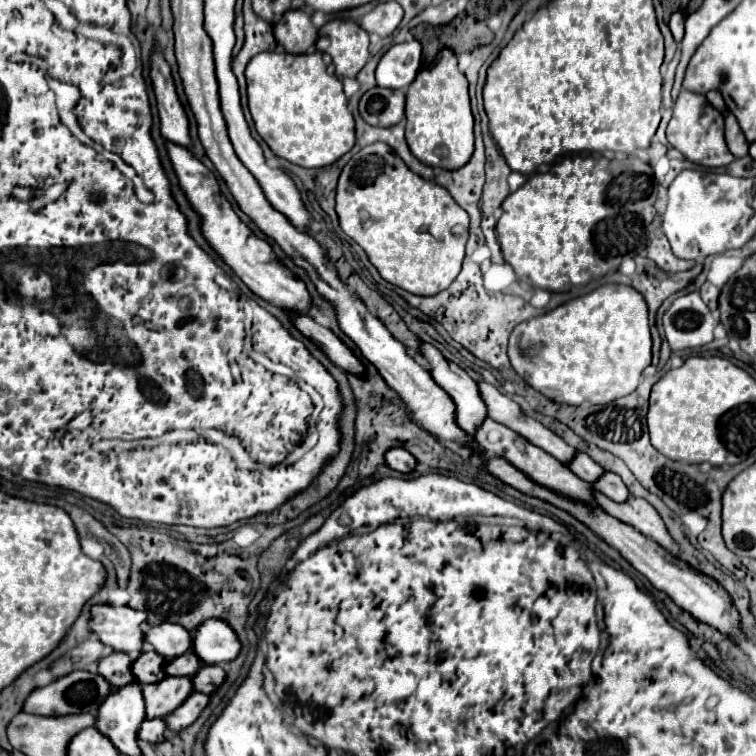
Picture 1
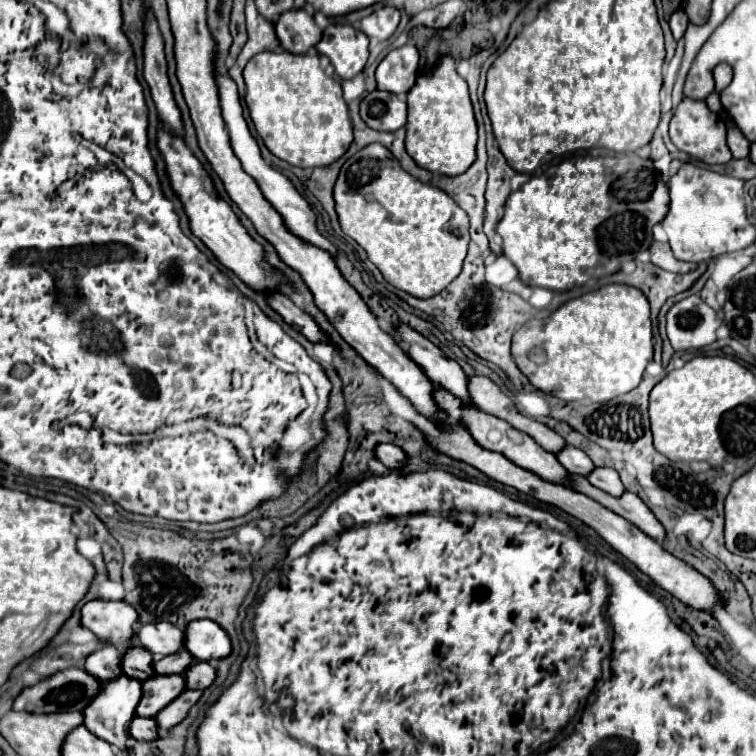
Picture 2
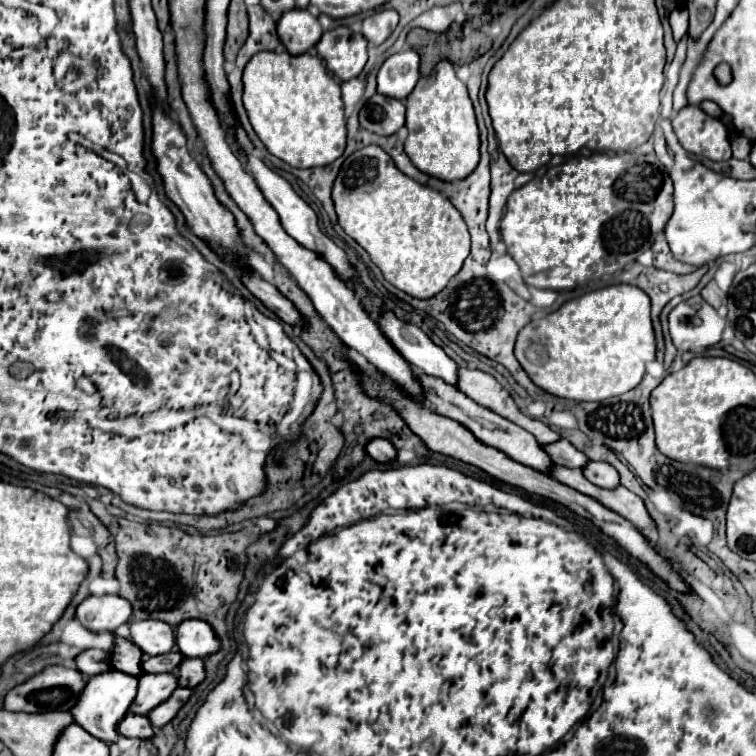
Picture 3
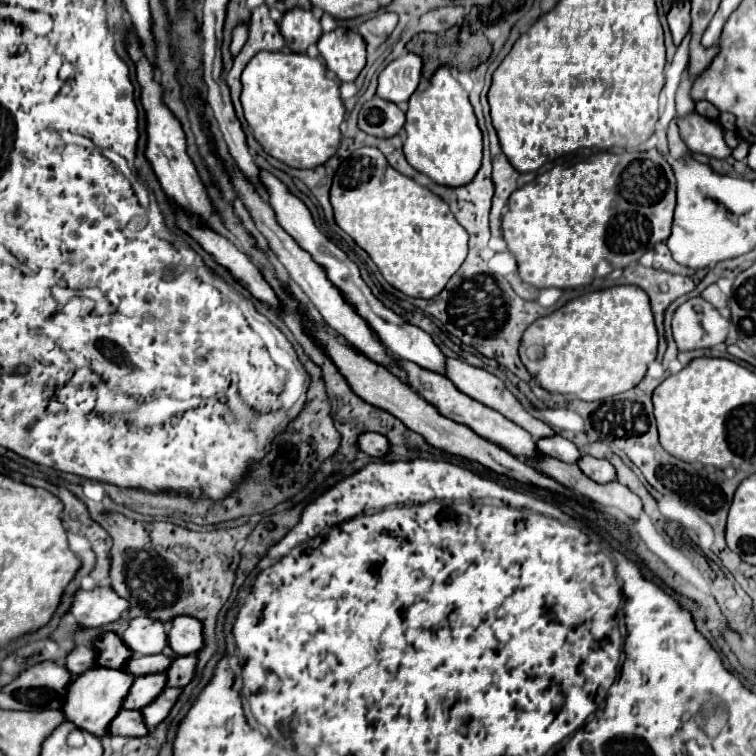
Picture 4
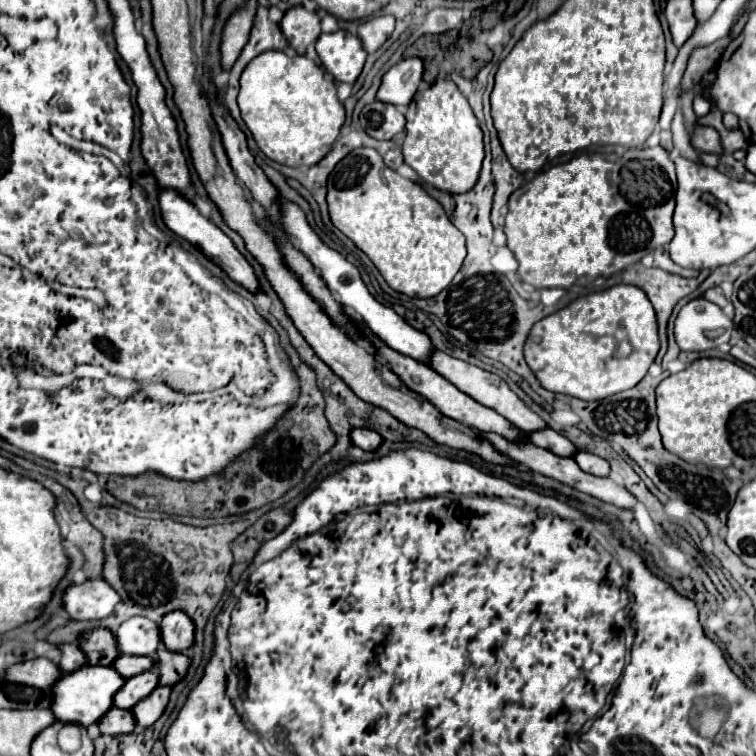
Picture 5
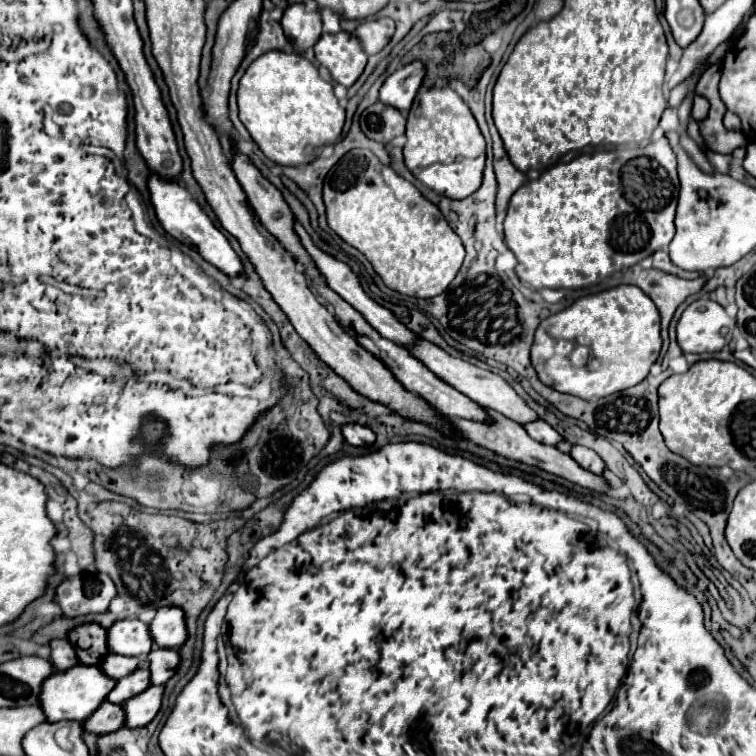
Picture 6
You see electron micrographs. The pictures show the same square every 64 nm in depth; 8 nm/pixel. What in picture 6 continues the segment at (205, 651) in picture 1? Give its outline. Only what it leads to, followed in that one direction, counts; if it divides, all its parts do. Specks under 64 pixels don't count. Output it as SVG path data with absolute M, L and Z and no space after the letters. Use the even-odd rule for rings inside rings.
M160 608L150 624L154 642L162 648L182 648L188 640L188 628L182 608Z

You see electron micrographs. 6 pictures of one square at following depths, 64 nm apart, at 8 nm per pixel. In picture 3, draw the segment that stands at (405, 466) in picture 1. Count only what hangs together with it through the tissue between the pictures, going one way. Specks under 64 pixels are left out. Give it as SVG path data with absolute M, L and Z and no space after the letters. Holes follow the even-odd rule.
M372 440L372 442L368 442L366 452L368 452L368 456L372 456L380 464L388 464L388 462L396 460L396 448L388 440Z

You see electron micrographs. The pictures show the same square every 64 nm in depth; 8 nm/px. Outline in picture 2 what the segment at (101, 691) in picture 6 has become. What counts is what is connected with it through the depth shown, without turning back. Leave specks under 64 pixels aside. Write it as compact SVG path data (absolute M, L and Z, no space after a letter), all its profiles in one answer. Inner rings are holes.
M120 676L120 680L104 682L104 692L100 692L100 696L92 700L92 706L84 710L84 724L88 726L90 732L110 742L114 748L130 750L128 748L128 740L130 740L128 728L130 728L130 722L136 718L136 708L140 704L140 698L142 698L142 684L138 680Z

